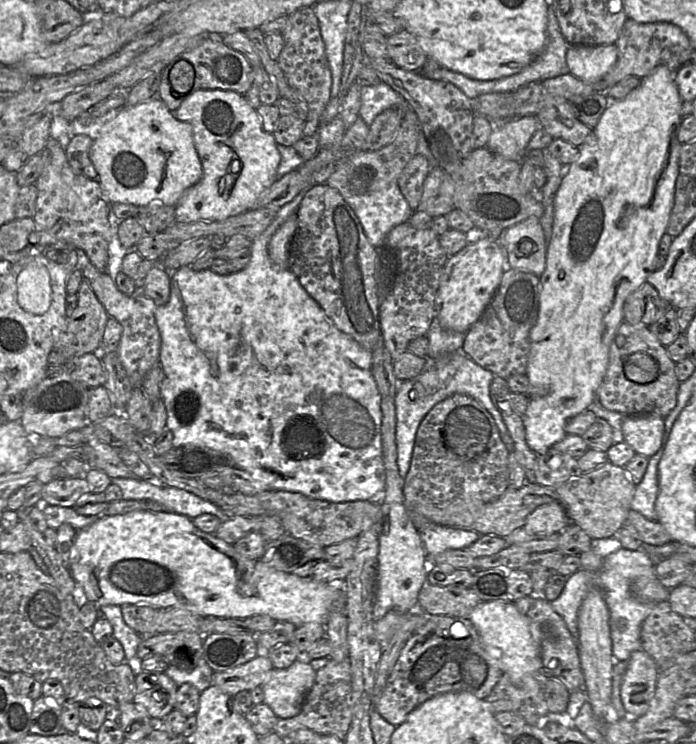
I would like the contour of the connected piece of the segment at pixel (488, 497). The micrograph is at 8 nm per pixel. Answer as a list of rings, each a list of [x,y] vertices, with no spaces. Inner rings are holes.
[[[456,393],[438,402],[425,415],[416,432],[409,471],[403,484],[404,506],[423,515],[431,522],[452,528],[469,528],[484,512],[485,507],[498,499],[509,486],[509,451],[503,443],[497,425],[491,414],[473,397]]]

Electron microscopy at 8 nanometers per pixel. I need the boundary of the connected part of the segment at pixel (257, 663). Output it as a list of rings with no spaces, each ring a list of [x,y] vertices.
[[[255,657],[244,665],[224,672],[214,672],[212,686],[217,686],[224,693],[234,696],[242,690],[251,691],[265,682],[266,673],[273,669],[269,658]]]

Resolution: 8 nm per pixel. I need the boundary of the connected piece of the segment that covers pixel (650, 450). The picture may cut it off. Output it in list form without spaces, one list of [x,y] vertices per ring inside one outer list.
[[[655,414],[626,416],[622,423],[624,442],[648,458],[661,448],[664,430],[665,418]]]

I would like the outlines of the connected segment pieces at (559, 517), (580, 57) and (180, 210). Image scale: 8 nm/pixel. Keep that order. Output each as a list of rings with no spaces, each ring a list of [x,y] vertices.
[[[559,501],[536,508],[526,519],[523,526],[530,534],[561,533],[572,521]]]
[[[570,45],[566,52],[569,73],[585,83],[604,77],[617,62],[617,47],[610,45]]]
[[[196,90],[184,99],[173,115],[177,120],[192,125],[194,145],[203,169],[201,180],[188,188],[175,206],[177,222],[223,221],[242,214],[251,210],[259,197],[278,179],[277,169],[281,160],[278,144],[273,135],[264,130],[257,110],[243,95],[232,90]]]

